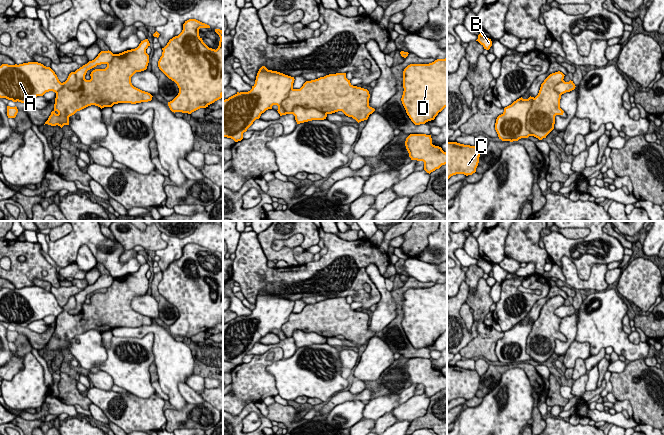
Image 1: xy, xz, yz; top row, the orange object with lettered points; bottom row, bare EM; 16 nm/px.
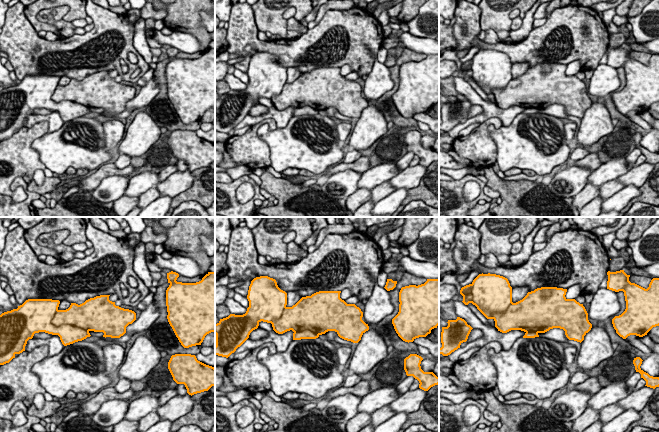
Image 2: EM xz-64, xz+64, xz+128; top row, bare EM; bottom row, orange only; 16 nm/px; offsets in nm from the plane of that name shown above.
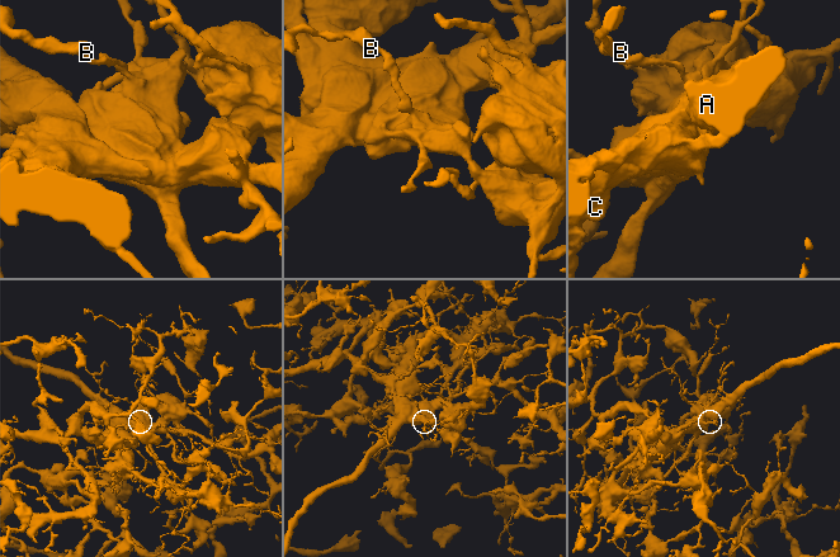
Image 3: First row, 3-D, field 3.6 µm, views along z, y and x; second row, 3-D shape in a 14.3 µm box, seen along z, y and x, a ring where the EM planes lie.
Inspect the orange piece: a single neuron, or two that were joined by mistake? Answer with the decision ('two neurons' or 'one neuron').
two neurons

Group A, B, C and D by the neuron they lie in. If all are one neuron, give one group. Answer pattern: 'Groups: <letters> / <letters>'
Groups: A C D / B

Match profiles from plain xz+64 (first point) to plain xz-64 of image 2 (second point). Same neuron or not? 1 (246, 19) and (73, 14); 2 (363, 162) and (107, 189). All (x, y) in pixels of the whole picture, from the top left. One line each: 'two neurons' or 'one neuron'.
1: two neurons
2: two neurons

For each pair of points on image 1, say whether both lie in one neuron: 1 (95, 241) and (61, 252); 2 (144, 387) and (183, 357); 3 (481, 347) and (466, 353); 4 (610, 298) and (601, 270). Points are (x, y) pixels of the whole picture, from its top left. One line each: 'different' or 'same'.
1: same
2: different
3: same
4: different

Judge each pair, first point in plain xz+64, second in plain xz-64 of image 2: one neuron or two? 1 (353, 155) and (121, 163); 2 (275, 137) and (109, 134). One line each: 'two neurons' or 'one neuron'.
1: one neuron
2: two neurons

